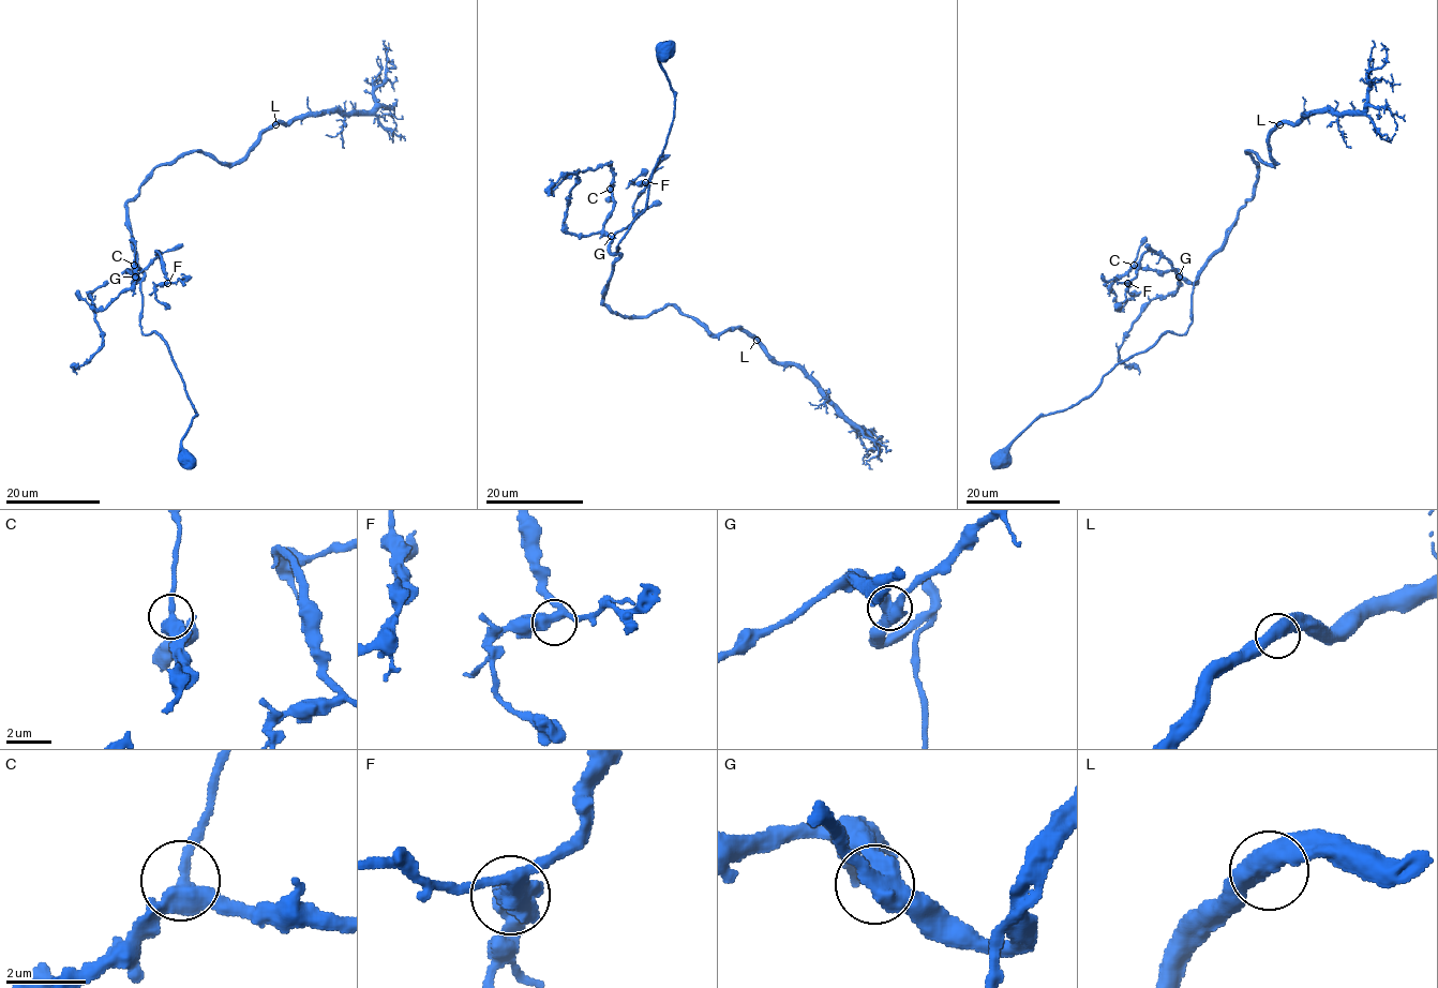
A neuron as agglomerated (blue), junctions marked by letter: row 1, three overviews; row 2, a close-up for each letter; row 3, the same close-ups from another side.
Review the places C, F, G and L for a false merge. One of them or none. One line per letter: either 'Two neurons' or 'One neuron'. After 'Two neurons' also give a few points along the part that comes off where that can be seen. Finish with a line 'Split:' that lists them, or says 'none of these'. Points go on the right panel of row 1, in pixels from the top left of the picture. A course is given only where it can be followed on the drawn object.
C: One neuron
F: One neuron
G: One neuron
L: One neuron
Split: none of these

